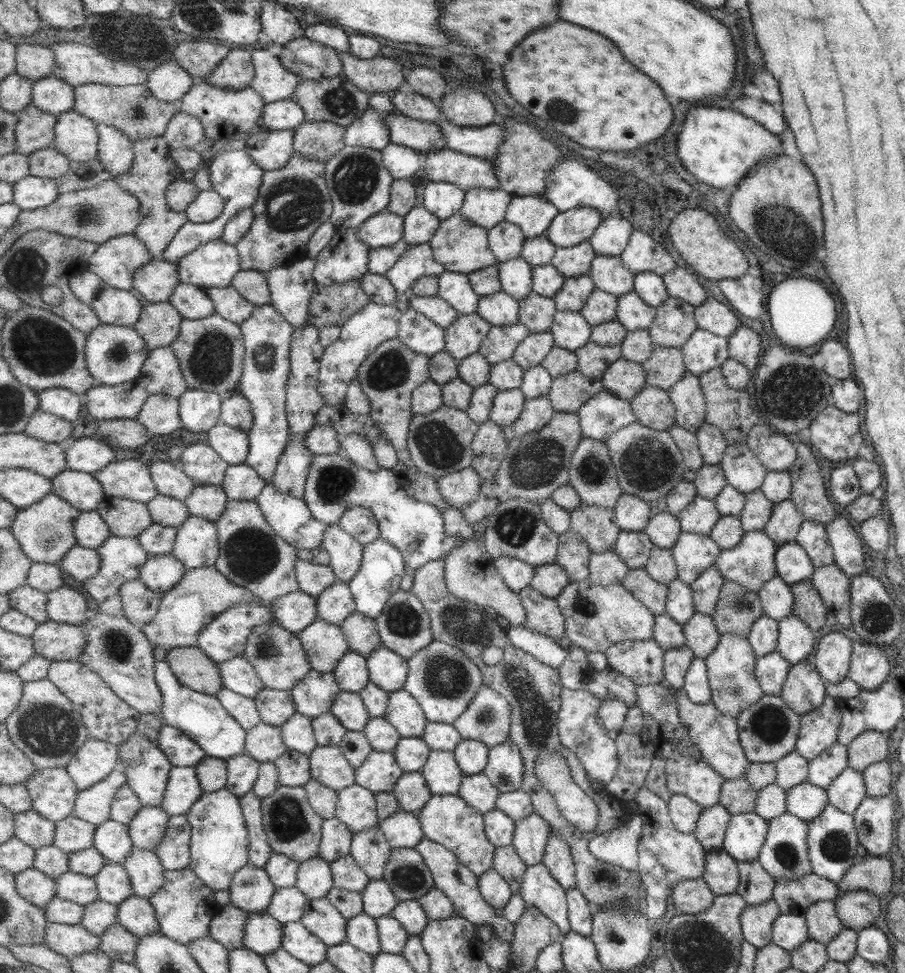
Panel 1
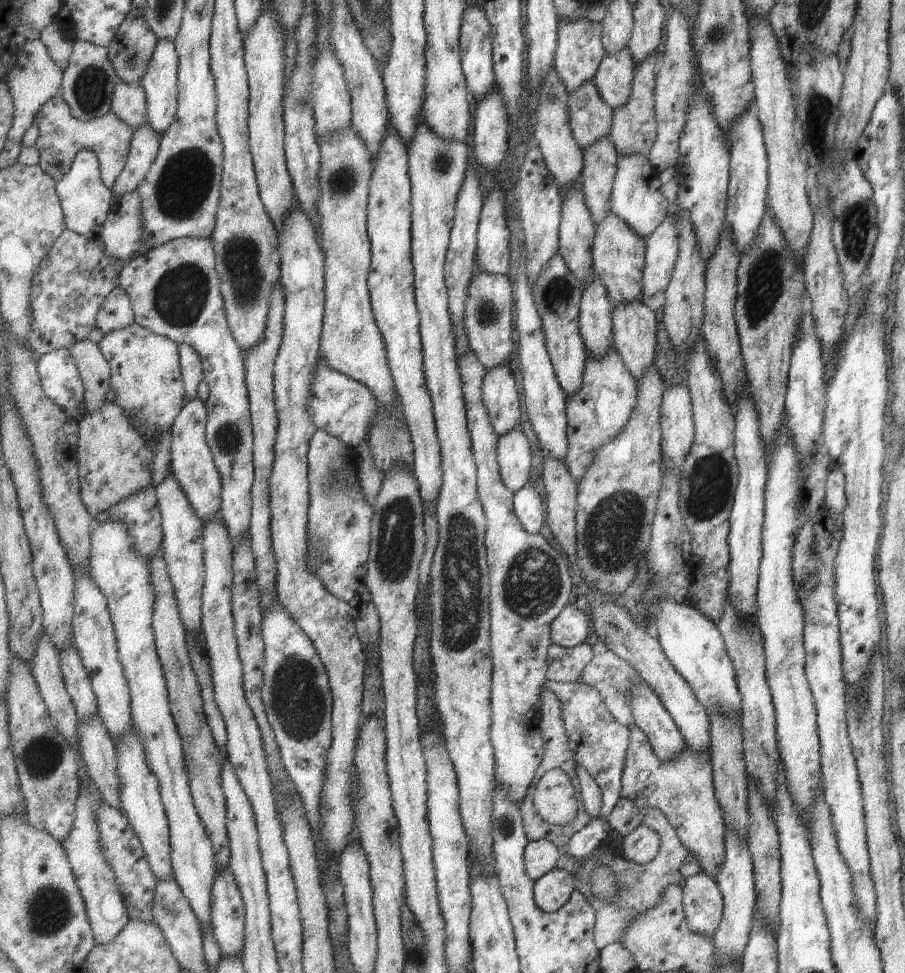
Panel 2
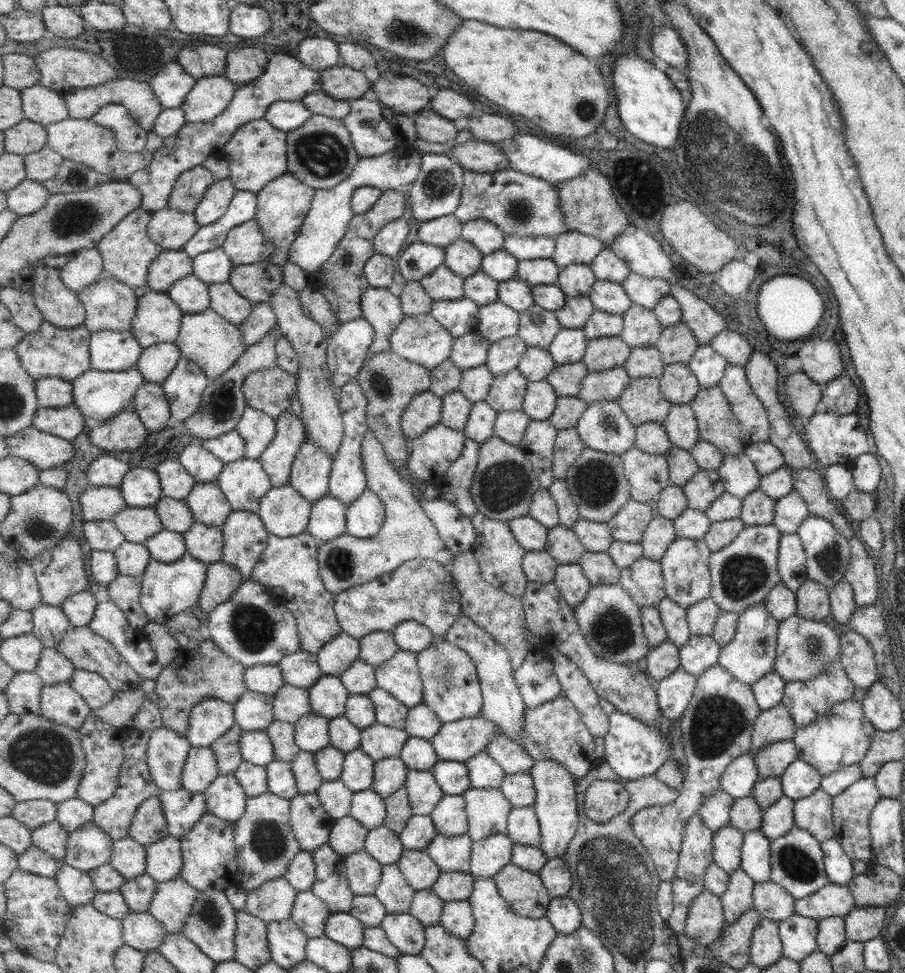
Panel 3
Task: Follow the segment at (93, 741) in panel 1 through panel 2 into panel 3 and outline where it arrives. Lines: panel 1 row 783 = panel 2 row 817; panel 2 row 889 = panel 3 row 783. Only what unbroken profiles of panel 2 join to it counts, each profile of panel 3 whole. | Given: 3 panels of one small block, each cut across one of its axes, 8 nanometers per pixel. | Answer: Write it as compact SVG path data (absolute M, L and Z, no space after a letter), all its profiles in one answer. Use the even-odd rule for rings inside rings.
M90 713L85 725L79 729L83 748L87 754L87 766L83 773L83 780L79 785L78 797L93 806L99 806L109 800L120 785L122 764L126 760L124 754L125 727L115 727L98 720L94 714Z

